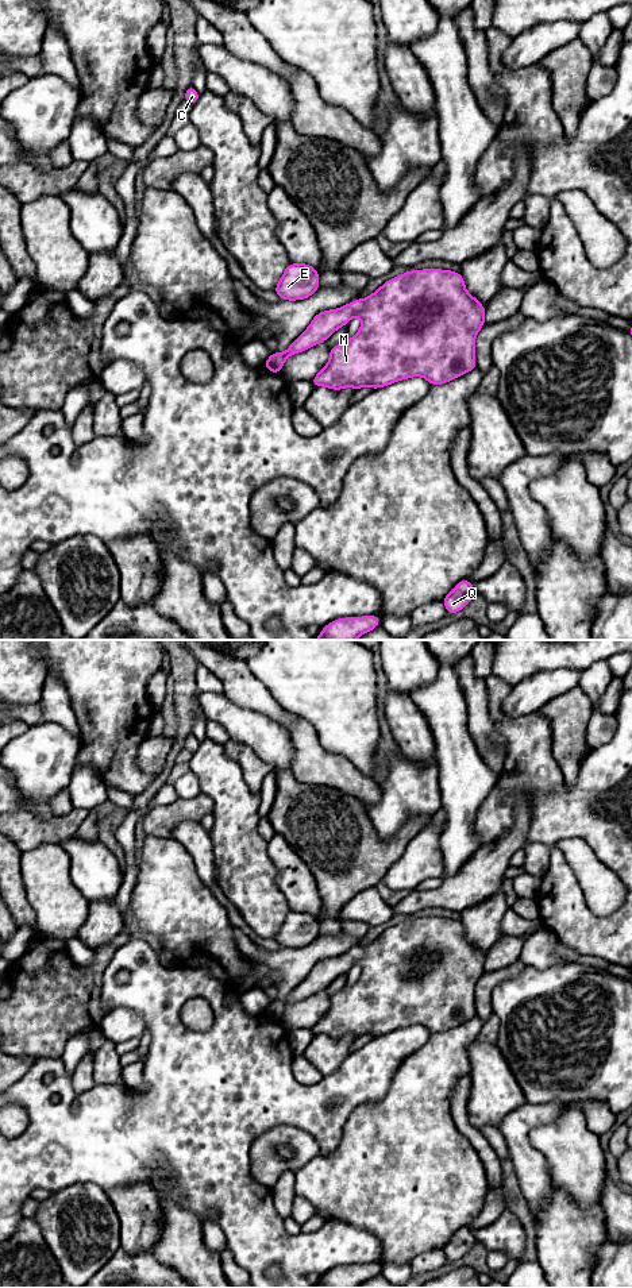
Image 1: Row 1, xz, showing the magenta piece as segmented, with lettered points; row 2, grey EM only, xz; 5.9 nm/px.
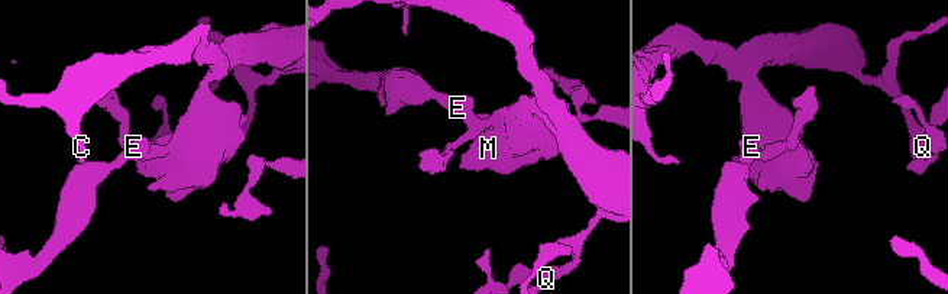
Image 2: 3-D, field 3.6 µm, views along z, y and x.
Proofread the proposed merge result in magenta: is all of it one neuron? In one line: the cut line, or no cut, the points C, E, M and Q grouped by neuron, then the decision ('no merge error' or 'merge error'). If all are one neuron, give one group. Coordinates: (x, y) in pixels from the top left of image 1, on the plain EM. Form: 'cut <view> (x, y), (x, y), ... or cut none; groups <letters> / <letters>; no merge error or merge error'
cut none; groups C E M Q; no merge error

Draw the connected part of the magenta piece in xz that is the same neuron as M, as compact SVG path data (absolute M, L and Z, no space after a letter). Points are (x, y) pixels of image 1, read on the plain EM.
M442 917L412 918L388 928L363 948L358 945L342 956L319 960L289 996L285 1000L271 1000L263 1015L280 1022L289 1004L325 990L358 963L362 968L358 982L330 996L330 1009L311 1027L313 1036L379 1037L416 1023L431 1033L442 1033L477 1017L475 984L485 972L485 960L485 955L466 938L460 921Z

